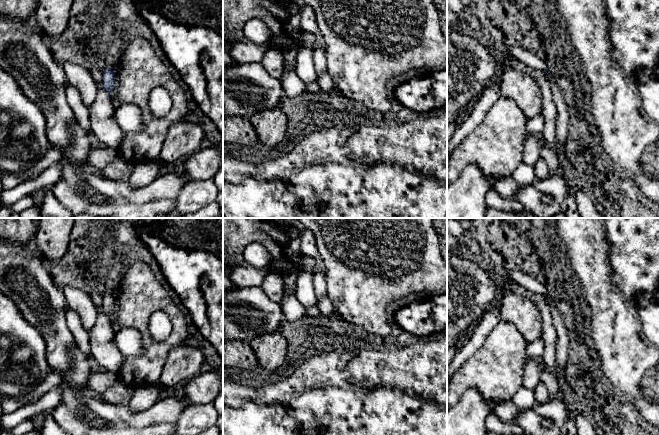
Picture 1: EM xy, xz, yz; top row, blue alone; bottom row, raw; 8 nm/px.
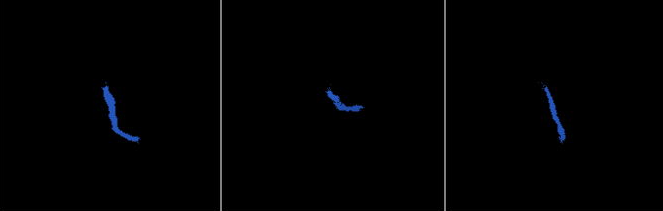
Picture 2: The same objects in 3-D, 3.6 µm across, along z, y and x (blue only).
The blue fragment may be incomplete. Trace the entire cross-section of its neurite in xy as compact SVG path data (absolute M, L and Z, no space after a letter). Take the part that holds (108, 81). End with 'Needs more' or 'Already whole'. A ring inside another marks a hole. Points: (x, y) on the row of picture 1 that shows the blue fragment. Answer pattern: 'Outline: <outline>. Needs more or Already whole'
Outline: M105 68L103 73L103 85L105 89L108 91L109 95L111 95L111 91L115 85L115 72L110 68Z. Already whole

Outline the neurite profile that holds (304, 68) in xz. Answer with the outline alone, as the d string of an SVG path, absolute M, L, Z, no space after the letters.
M299 48L294 70L305 85L316 82L317 73L314 67L314 55L312 48Z

